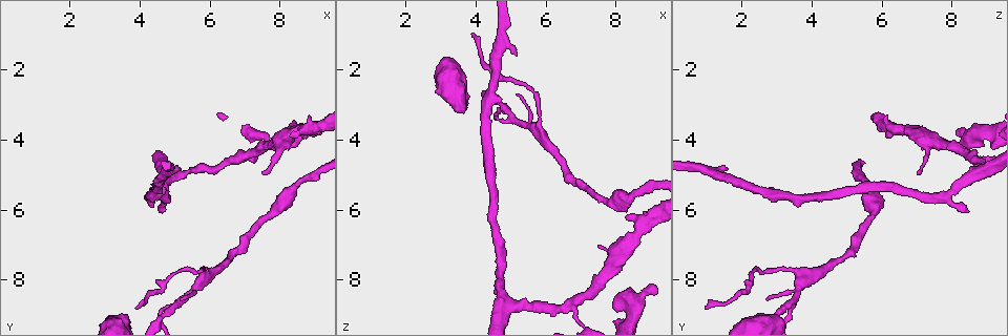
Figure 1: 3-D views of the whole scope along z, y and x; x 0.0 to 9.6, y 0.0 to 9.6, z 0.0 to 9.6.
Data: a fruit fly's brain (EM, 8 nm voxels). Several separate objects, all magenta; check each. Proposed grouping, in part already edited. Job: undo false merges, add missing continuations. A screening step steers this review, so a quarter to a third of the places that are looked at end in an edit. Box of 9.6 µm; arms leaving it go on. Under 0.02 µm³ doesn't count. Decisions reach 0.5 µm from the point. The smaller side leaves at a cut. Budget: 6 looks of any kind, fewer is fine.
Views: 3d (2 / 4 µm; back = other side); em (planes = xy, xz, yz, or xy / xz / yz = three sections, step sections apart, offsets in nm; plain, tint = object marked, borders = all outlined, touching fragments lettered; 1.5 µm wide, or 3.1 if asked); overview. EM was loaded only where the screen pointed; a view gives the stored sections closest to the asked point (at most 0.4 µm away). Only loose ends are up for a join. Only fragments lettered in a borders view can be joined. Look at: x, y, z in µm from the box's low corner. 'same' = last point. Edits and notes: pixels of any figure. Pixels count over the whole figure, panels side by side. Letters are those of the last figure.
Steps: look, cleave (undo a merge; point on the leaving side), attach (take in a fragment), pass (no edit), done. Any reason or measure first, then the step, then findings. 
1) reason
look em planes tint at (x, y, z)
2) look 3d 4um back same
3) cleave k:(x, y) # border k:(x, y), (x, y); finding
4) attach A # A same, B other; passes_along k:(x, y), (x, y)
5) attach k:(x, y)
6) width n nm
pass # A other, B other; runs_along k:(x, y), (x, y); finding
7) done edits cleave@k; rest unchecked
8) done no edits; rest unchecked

branch stops here
look 3d 4um at (4.60, 6.05, 8.50)

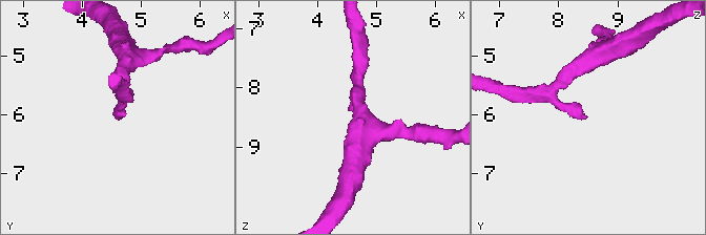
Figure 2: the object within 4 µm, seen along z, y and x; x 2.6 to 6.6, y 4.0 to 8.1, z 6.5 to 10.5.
look em planes borders at (4.60, 6.05, 8.50)

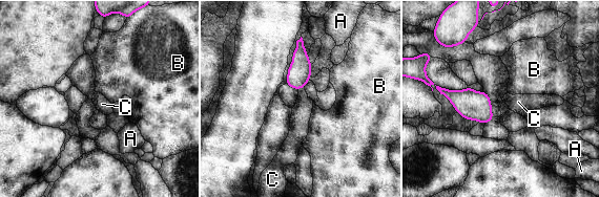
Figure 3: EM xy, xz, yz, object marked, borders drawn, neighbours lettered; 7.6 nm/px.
pass # A other, B other, C other; border 3:(304, 87), (298, 90); no lettered fragment goes on from it

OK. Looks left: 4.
abrupt turn
look em yz step 4 plain at (5.00, 8.70, 3.35)

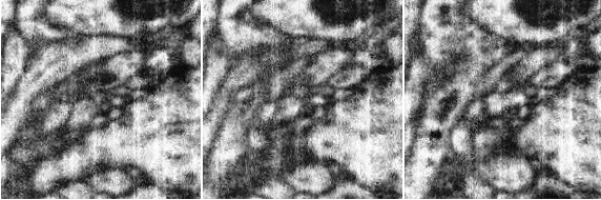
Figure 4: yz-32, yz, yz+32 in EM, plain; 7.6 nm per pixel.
look em yz step 4 borders same

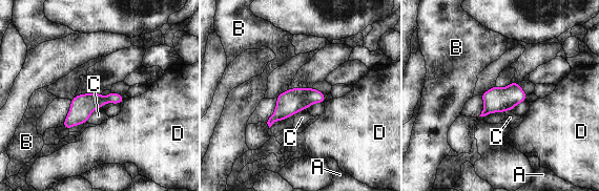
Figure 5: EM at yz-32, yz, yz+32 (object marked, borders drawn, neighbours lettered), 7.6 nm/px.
pass # A other, B other, C other, D other; runs_along 5:(121, 97), (89, 102), (66, 125); all the same neuron

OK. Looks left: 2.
an open end
look 3d 4um back at (3.85, 8.75, 1.00)

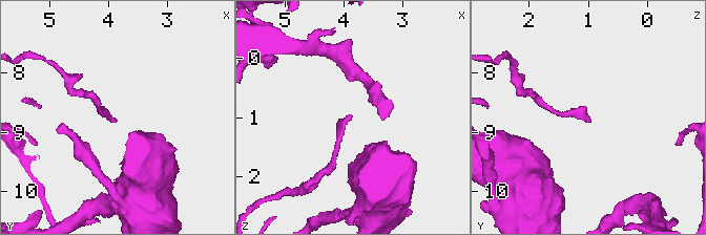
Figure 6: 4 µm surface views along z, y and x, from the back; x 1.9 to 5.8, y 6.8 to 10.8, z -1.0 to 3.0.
need the tissue
look em planes borders at (3.90, 8.80, 0.95)

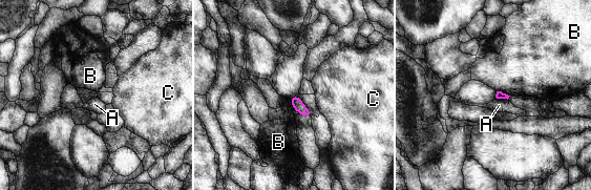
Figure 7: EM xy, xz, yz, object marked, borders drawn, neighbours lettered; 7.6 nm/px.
pass # A other, B other, C other; border 7:(497, 98), (505, 98), (507, 100); none of them fits

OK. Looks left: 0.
done no edits; rest unchecked

